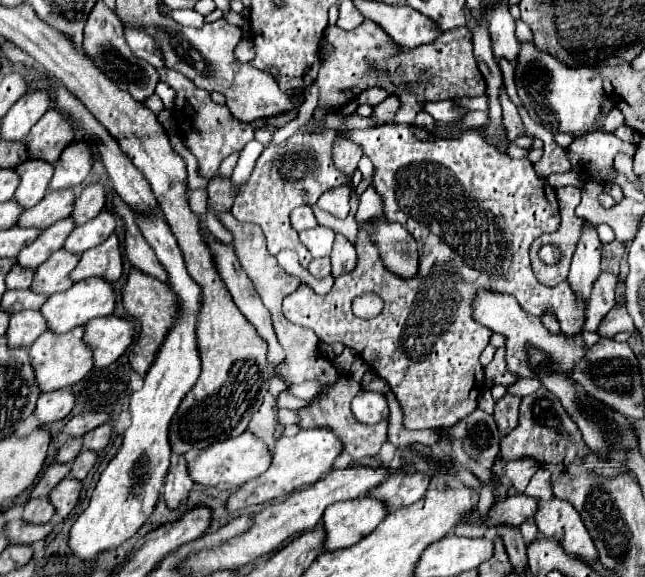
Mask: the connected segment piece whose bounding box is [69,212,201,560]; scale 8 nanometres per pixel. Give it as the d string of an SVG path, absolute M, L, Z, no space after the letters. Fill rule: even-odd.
M161 212L149 216L135 216L145 240L155 250L159 262L169 272L169 286L179 296L181 314L175 326L169 330L153 366L145 376L145 386L131 394L131 426L125 430L123 446L103 470L87 510L77 518L71 528L69 548L81 560L93 560L103 550L113 550L127 538L131 538L141 524L149 518L157 504L157 492L169 472L171 446L167 440L167 430L173 414L177 412L185 394L193 388L201 372L201 360L197 350L197 312L201 308L201 290L197 282L187 274L181 250L173 232L169 230Z

